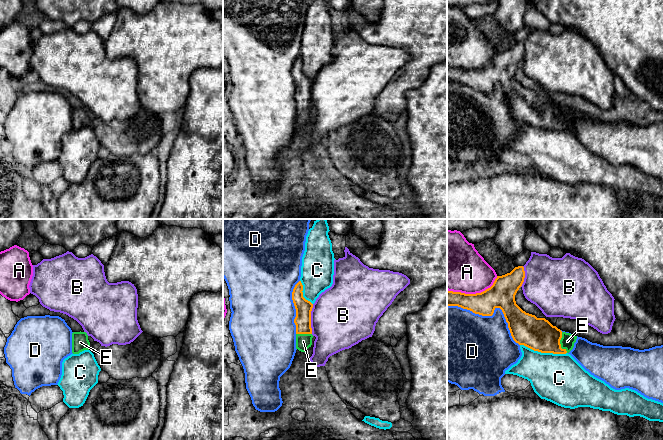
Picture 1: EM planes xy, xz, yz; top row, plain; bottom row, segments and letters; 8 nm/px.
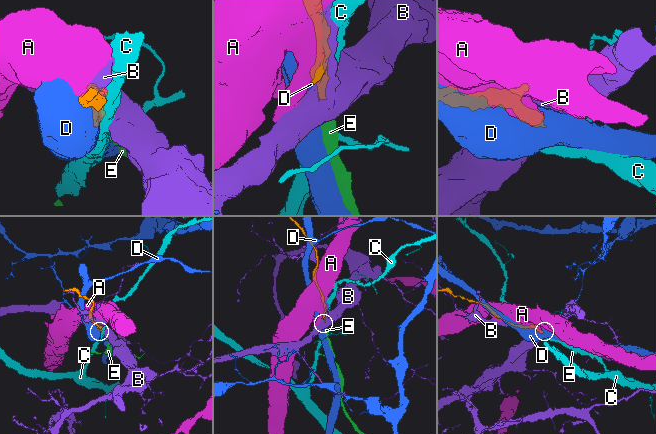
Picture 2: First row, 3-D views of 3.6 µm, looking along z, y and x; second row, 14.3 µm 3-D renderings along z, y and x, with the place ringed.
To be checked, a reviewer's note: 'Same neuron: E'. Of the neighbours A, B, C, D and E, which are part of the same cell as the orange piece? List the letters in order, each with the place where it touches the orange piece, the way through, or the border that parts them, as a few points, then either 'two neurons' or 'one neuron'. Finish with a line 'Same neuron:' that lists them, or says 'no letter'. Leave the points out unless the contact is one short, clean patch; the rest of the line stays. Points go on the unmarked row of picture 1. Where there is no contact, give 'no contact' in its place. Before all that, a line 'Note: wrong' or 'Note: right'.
Note: right
A: meets orange in yz at (473, 70); two neurons
B: meets orange in xz at (310, 95); two neurons
C: meets orange in yz at (543, 128); two neurons
D: meets orange in yz at (492, 89); two neurons
E: meets orange in yz at (559, 119); runs through yz (538, 110), (559, 119), (567, 117); one neuron
Same neuron: E

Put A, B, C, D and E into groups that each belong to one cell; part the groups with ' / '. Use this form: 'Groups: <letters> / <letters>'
Groups: A / B / C / D / E

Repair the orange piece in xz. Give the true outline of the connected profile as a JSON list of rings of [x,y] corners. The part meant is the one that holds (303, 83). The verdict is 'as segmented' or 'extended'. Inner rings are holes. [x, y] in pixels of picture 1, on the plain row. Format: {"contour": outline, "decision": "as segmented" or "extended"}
{"contour": [[[299,57],[292,68],[292,76],[296,85],[294,99],[296,101],[296,125],[301,128],[312,121],[311,87],[313,80],[303,73],[303,61]]], "decision": "extended"}

